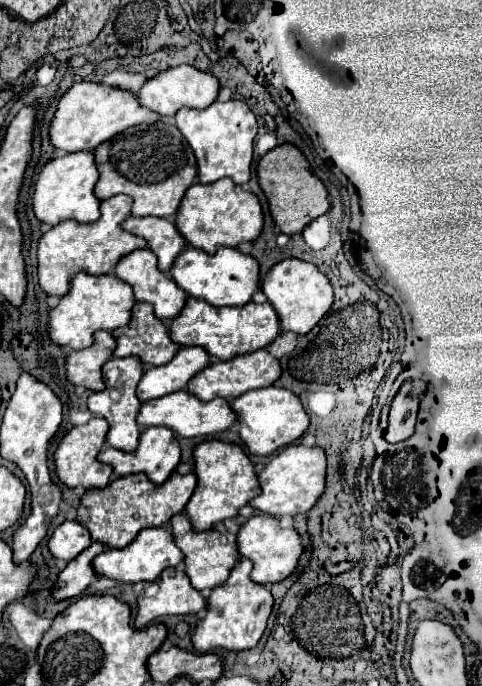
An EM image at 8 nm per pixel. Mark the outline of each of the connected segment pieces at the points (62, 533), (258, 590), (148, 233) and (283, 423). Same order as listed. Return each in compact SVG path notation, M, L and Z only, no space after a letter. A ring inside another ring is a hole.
M65 521L65 523L61 523L53 531L53 535L51 535L49 543L47 543L51 555L55 559L63 559L63 561L75 559L89 545L91 545L91 535L77 521Z
M247 559L237 561L227 581L211 589L211 593L207 595L205 615L197 621L195 629L191 631L191 641L197 653L213 653L217 649L227 649L227 651L251 649L263 637L267 619L273 611L273 595L269 593L267 587L251 581L249 577L251 569L253 569L251 561Z
M127 217L121 223L123 231L139 235L147 241L147 247L155 251L157 265L163 273L169 273L179 251L185 249L185 239L179 235L175 223L161 217Z
M281 387L253 389L231 401L231 409L237 413L239 437L247 445L251 455L273 455L275 451L295 443L309 427L309 417L299 401L299 397Z

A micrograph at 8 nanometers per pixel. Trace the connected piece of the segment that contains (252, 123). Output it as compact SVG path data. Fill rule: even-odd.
M239 99L231 101L213 101L207 109L197 111L183 107L175 115L177 127L187 139L189 147L197 159L197 179L201 183L213 183L223 177L231 177L237 185L243 185L251 177L251 159L253 159L253 139L257 135L257 119L247 103Z

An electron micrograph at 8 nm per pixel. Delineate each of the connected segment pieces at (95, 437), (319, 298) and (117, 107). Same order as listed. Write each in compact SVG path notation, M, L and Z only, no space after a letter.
M93 417L89 423L73 427L59 443L53 459L55 459L55 473L59 477L61 483L65 483L67 487L75 489L75 487L105 487L111 479L111 465L103 465L97 461L97 453L101 451L103 443L105 443L105 435L107 435L107 421L103 421L101 417Z
M283 259L275 263L263 277L261 291L277 311L281 333L293 331L297 335L307 335L333 305L333 287L329 279L313 263L301 259Z
M73 83L57 103L57 111L49 121L49 141L55 149L71 151L93 151L99 143L115 137L117 133L141 125L157 123L161 117L137 103L135 93L107 87L103 83Z

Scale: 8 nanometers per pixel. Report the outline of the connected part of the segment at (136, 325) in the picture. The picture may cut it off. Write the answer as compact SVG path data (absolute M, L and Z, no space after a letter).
M137 303L131 309L131 321L125 327L113 329L111 335L117 341L117 347L113 351L113 357L139 357L139 361L145 367L155 367L155 365L165 365L175 357L179 351L179 345L175 345L169 337L169 329L153 315L153 307L149 303Z

